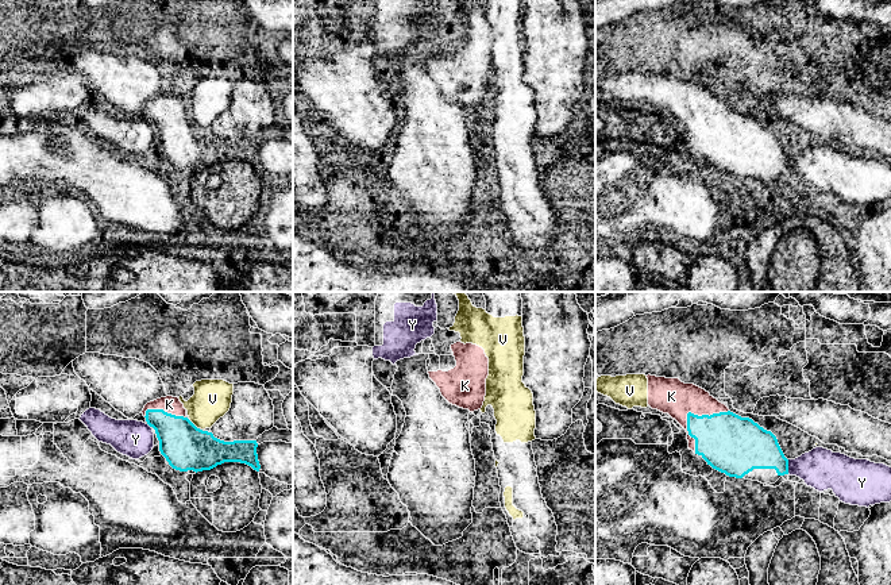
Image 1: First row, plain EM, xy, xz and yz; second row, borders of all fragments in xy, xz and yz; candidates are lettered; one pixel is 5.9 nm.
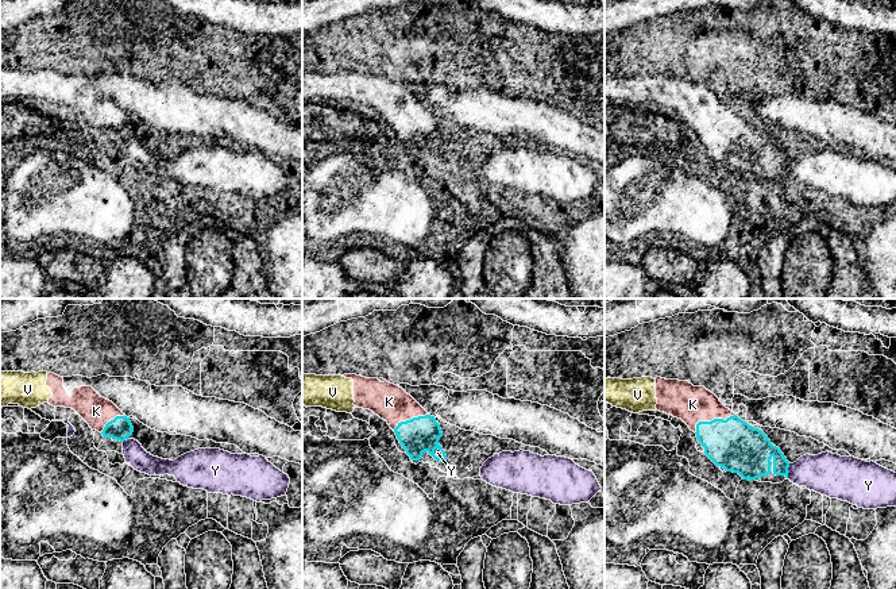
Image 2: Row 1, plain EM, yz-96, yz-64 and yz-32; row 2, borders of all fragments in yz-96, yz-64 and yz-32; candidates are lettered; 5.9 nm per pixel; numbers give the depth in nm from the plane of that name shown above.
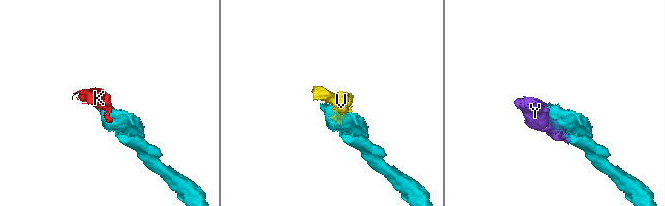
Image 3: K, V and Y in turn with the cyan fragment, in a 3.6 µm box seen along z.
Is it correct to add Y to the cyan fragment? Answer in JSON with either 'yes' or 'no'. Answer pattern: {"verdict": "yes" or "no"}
{"verdict": "no"}

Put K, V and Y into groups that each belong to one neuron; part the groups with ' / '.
K / V / Y

